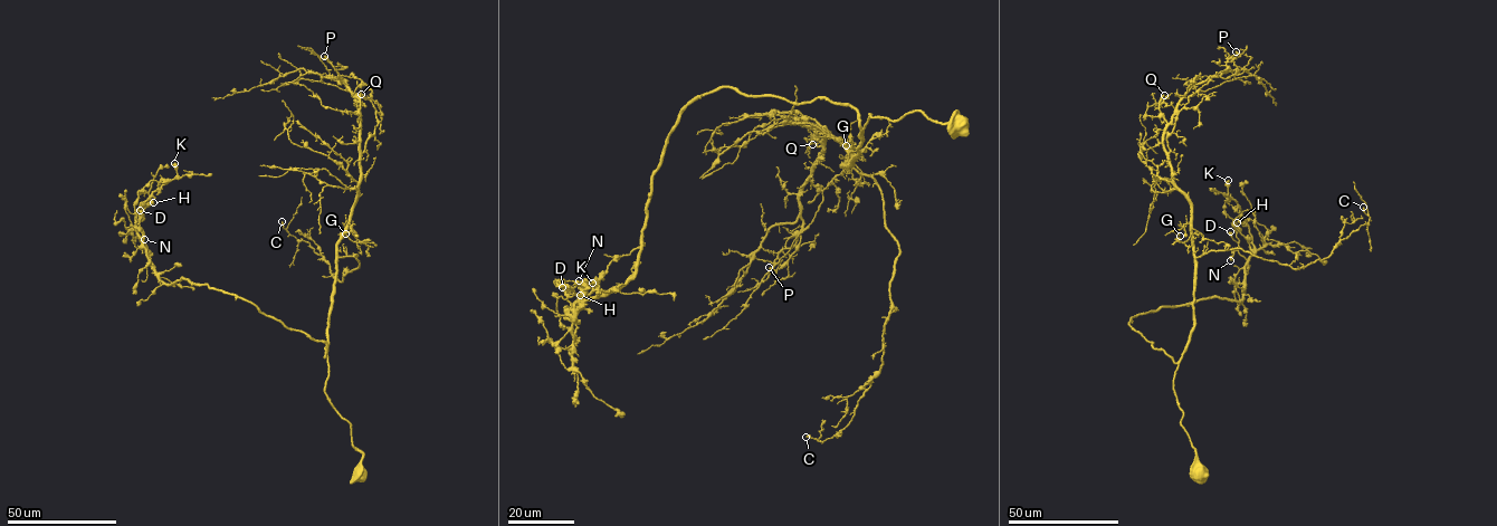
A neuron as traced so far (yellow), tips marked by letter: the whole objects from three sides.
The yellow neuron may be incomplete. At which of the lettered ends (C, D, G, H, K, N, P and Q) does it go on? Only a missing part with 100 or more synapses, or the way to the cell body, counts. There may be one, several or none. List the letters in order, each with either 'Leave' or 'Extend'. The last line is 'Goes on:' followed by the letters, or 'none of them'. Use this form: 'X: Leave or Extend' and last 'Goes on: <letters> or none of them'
C: Leave
D: Leave
G: Leave
H: Leave
K: Leave
N: Leave
P: Leave
Q: Extend
Goes on: Q

